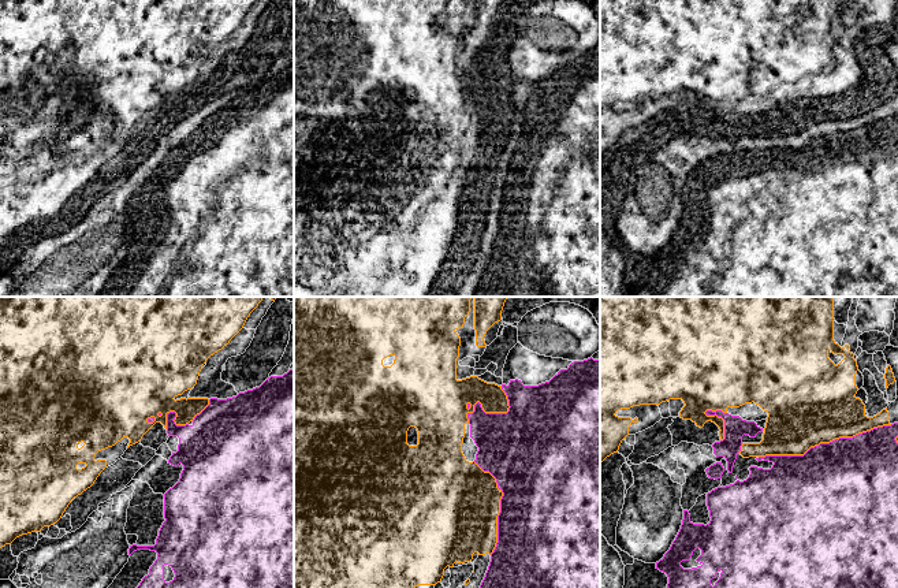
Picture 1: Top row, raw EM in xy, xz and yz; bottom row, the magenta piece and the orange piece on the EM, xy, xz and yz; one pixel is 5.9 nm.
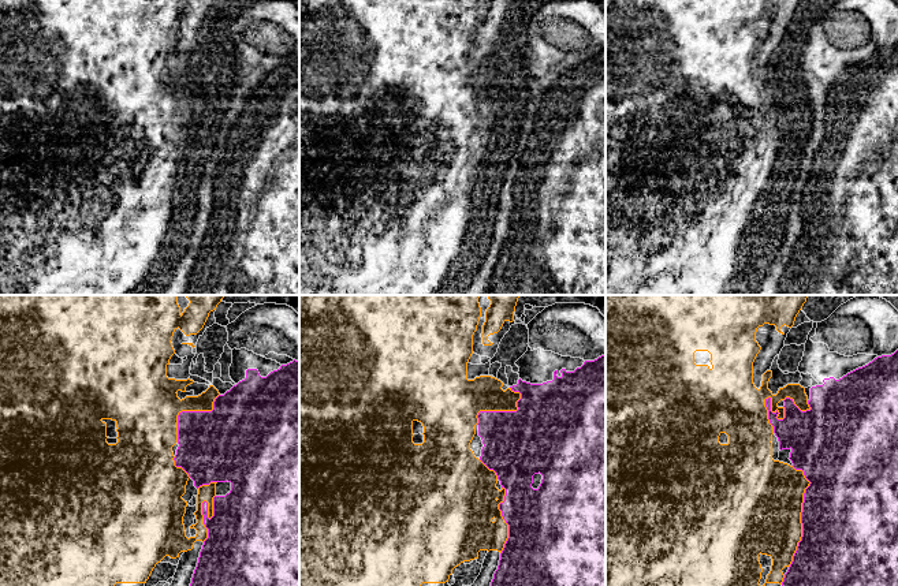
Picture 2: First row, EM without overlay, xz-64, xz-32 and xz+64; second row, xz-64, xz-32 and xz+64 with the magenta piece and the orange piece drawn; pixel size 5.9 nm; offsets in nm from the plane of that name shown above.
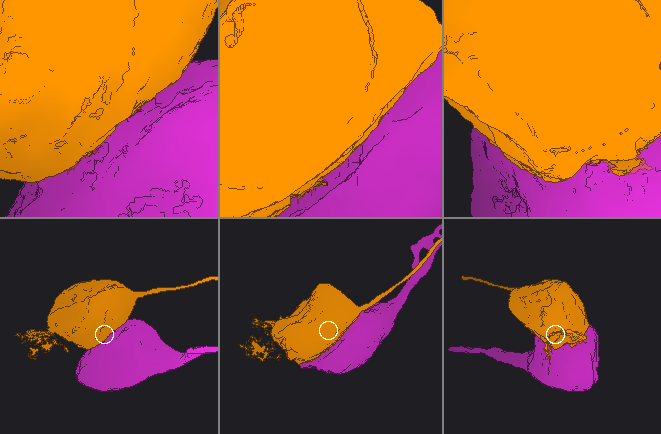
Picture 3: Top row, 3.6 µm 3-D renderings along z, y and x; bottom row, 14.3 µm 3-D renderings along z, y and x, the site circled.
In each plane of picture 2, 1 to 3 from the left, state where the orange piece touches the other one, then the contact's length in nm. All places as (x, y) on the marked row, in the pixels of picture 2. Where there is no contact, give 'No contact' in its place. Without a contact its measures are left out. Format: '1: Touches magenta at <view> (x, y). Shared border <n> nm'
1: Touches magenta at xz-64 (204, 501). Shared border 280 nm
2: Touches magenta at xz-32 (499, 411). Shared border 320 nm
3: Touches magenta at xz+64 (801, 515). Shared border 600 nm

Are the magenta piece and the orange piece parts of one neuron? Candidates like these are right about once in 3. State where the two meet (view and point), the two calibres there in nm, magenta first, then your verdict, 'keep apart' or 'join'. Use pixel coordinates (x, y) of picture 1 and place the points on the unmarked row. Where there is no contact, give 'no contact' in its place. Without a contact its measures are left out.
meets magenta in yz at (824, 137); 500 nm thick on the magenta side, 480 nm on the other; keep apart

